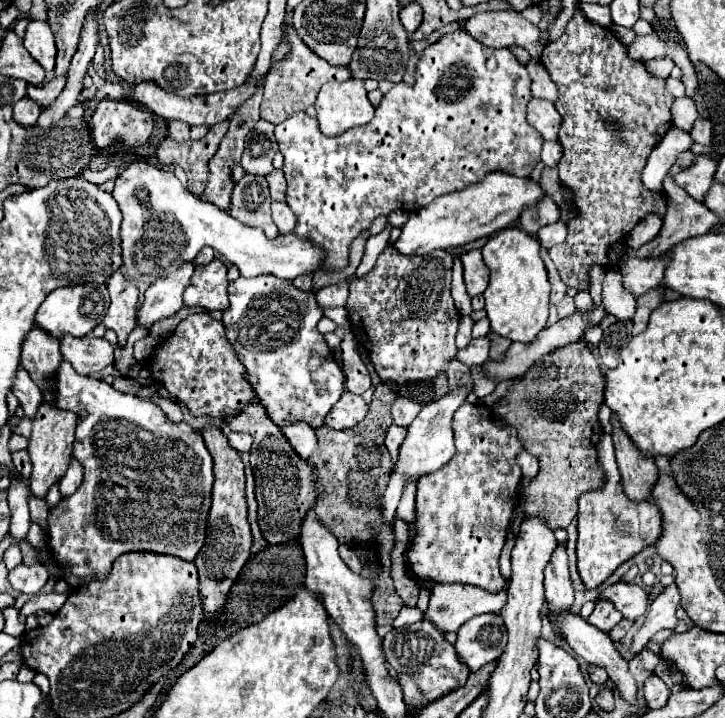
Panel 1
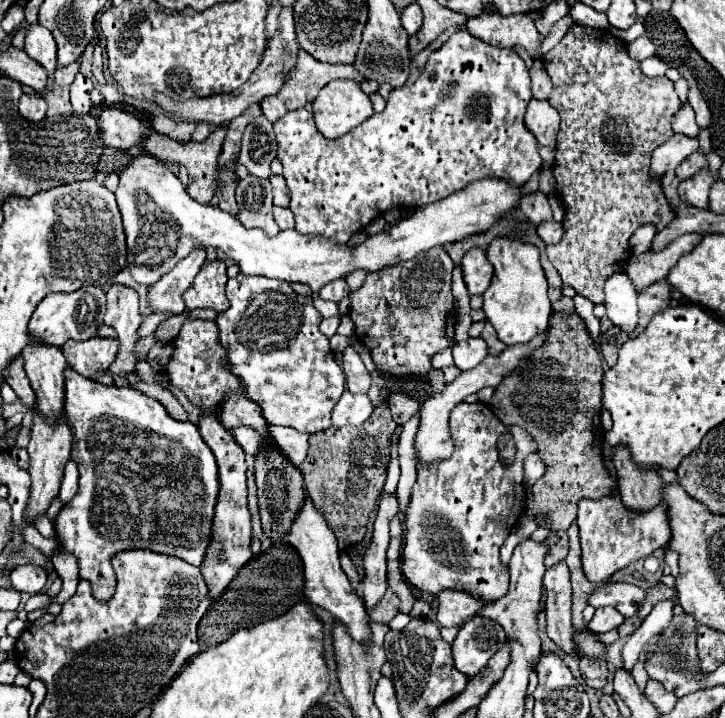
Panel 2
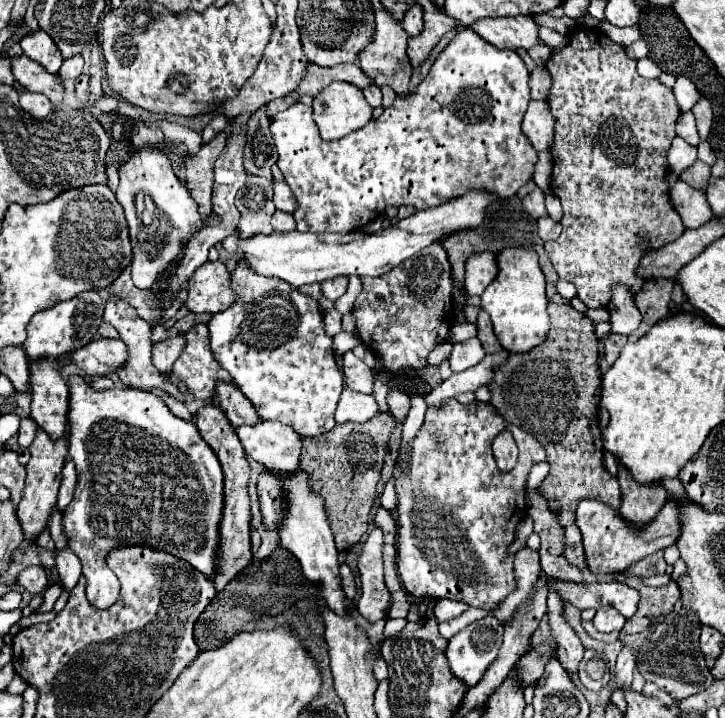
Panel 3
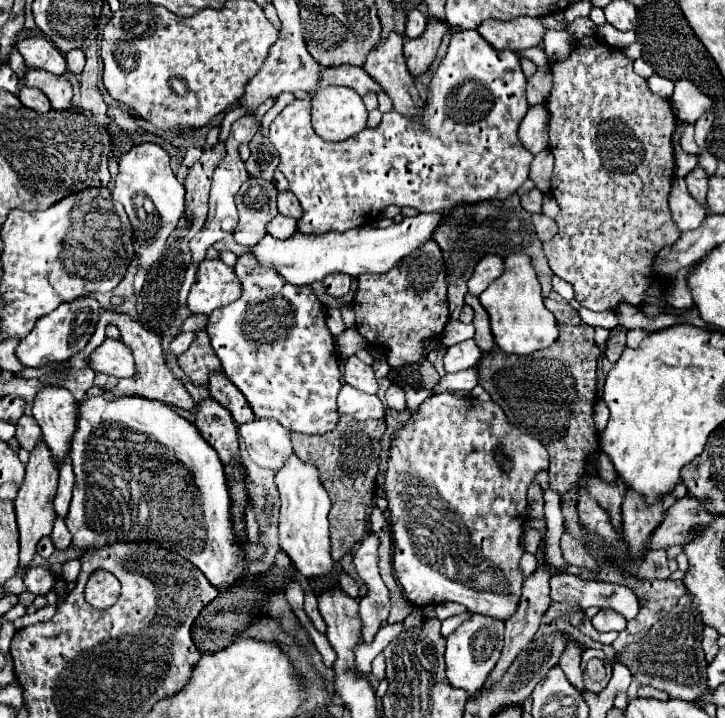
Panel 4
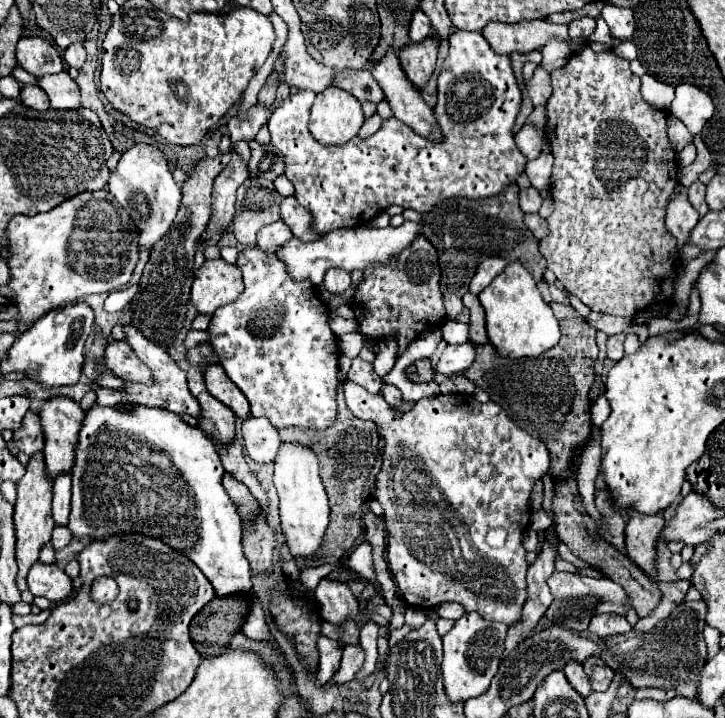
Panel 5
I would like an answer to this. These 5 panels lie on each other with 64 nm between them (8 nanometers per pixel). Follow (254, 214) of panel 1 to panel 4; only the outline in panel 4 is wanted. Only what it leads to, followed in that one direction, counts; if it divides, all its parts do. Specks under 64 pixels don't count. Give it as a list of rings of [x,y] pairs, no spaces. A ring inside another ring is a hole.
[[[248,178],[240,186],[240,192],[236,194],[240,218],[234,230],[234,240],[238,244],[250,248],[266,234],[266,224],[278,214],[276,194],[278,190],[274,184],[262,178]]]

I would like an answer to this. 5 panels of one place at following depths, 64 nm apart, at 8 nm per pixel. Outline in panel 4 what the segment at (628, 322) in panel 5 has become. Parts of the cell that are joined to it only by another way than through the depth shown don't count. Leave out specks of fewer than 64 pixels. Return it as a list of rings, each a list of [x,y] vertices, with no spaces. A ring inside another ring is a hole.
[[[581,307],[579,314],[583,322],[593,327],[603,327],[608,330],[619,327],[619,321],[614,312],[595,312]]]

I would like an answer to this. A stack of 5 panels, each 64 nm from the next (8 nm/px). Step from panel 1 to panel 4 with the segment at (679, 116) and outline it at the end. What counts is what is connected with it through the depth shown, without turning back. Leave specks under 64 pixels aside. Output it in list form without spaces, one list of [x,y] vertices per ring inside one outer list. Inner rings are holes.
[[[684,124],[684,134],[682,134],[682,150],[686,154],[698,154],[698,146],[694,142],[694,126]]]

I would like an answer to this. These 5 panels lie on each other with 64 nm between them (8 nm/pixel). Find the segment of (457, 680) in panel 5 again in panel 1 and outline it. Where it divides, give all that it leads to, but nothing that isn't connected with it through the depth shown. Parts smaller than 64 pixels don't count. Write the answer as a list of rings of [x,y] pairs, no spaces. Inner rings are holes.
[[[496,614],[474,616],[464,622],[458,630],[458,640],[454,644],[458,660],[476,672],[484,664],[496,660],[506,648],[508,632],[504,622]]]

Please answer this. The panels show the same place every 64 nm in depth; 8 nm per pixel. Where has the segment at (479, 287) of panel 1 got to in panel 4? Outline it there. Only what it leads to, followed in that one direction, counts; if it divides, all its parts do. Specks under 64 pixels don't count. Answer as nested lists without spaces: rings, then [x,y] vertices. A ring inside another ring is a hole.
[[[490,254],[490,256],[486,256],[484,260],[480,260],[480,262],[476,264],[476,268],[474,268],[472,278],[468,280],[468,290],[470,290],[470,294],[480,296],[480,294],[486,290],[486,286],[488,286],[492,280],[496,280],[502,272],[504,272],[504,258]]]

